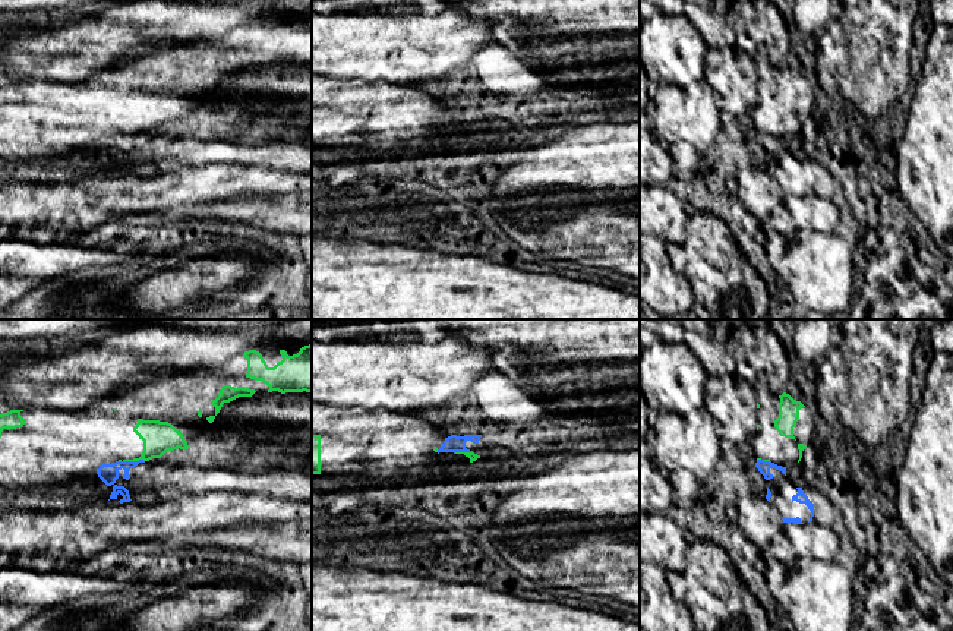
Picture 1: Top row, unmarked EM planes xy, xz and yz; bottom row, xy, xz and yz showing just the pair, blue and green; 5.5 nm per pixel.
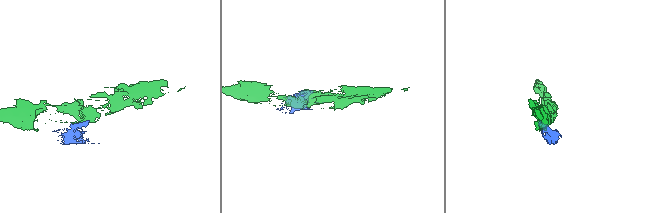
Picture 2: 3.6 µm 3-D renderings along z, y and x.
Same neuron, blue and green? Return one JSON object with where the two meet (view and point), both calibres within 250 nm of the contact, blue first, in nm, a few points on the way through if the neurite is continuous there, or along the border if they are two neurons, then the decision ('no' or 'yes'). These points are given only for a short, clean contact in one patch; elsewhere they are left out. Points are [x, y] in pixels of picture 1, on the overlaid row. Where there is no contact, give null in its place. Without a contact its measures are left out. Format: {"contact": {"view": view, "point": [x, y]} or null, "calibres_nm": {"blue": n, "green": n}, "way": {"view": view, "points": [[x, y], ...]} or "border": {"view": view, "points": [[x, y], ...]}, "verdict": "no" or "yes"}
{"contact": {"view": "xy", "point": [133, 461]}, "calibres_nm": {"blue": 110, "green": 180}, "border": {"view": "xy", "points": [[144, 460], [123, 461]]}, "verdict": "no"}

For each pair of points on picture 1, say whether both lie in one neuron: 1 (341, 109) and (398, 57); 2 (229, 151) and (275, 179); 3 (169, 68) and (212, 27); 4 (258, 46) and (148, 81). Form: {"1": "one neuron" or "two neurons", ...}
{"1": "two neurons", "2": "two neurons", "3": "two neurons", "4": "one neuron"}

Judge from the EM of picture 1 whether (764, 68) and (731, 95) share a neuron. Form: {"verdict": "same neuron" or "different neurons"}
{"verdict": "different neurons"}

